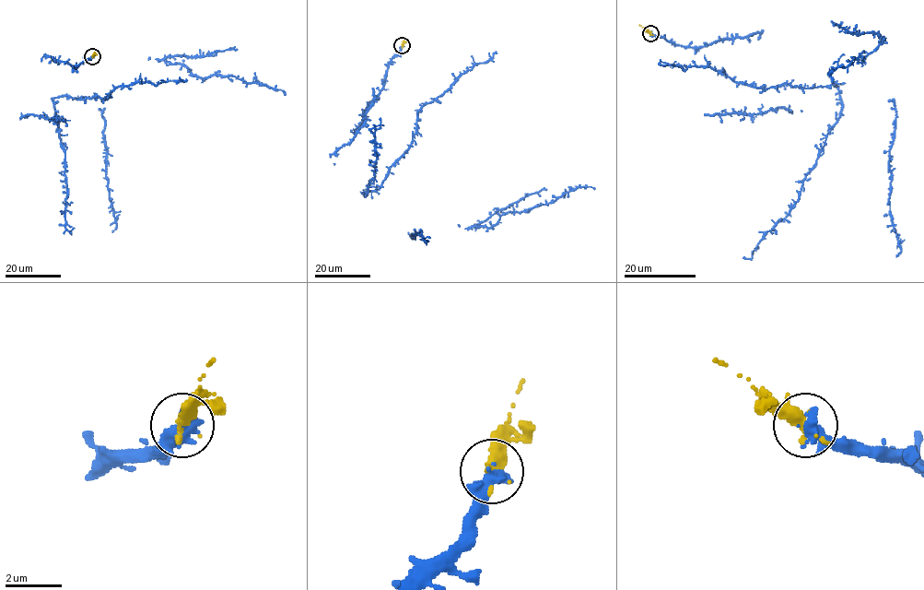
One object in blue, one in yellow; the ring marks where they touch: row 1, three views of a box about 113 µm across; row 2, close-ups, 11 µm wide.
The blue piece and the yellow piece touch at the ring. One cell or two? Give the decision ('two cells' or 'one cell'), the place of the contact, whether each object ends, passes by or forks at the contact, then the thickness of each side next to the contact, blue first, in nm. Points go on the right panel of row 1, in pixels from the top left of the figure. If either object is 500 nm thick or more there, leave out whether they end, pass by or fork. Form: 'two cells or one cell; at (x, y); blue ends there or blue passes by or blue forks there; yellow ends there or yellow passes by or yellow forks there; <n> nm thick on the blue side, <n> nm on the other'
one cell; at (650, 33); 550 nm thick on the blue side, 320 nm on the other

